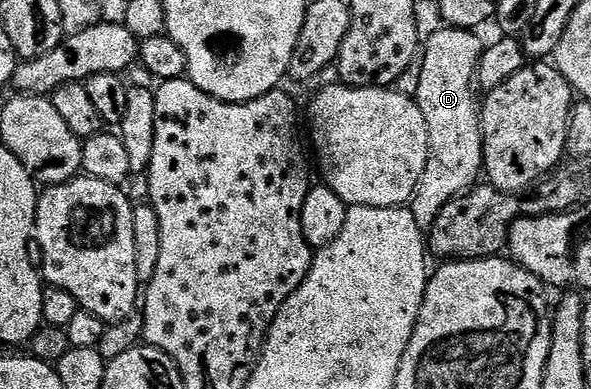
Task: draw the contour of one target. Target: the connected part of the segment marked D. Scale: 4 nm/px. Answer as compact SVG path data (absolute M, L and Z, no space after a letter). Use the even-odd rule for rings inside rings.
M442 26L442 31L437 31L429 40L424 40L423 74L419 77L419 89L416 101L423 113L423 121L427 121L427 137L429 138L429 156L427 165L423 169L423 177L419 177L419 185L413 190L411 210L415 221L423 229L428 229L435 217L439 217L439 209L447 205L456 195L464 195L478 182L485 161L485 144L481 142L481 112L479 99L473 96L477 66L481 60L483 43L476 39L472 30L463 27Z

